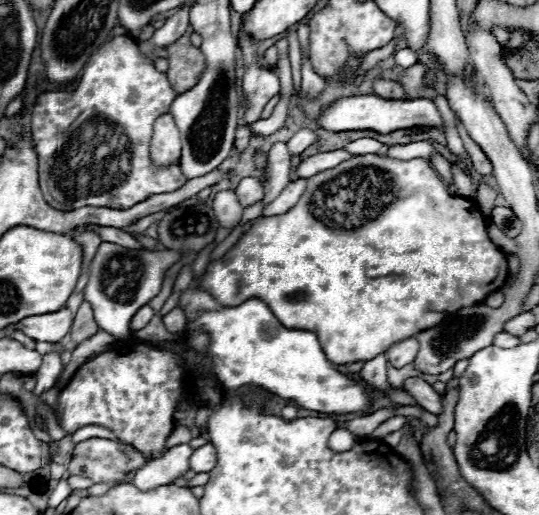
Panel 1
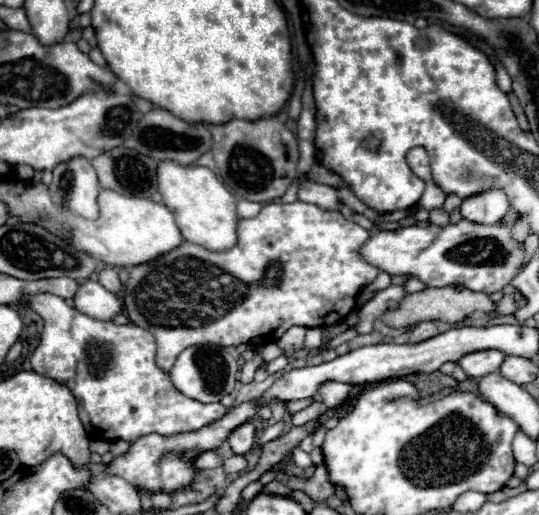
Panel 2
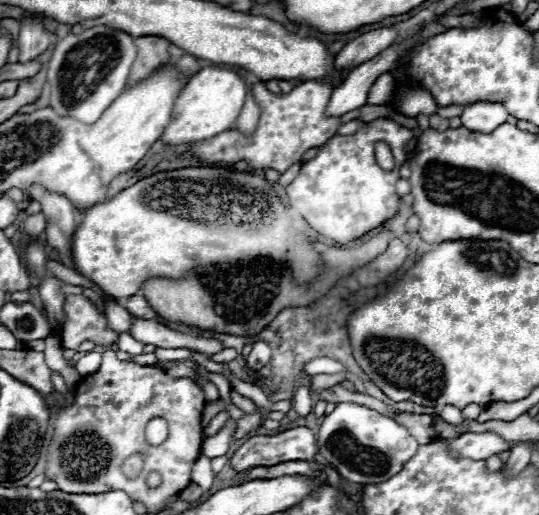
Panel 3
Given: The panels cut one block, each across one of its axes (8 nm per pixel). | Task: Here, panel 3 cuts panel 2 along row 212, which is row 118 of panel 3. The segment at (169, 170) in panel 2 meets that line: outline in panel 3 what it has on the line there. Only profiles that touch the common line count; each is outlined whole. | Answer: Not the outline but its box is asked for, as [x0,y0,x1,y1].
[162,66,246,144]

